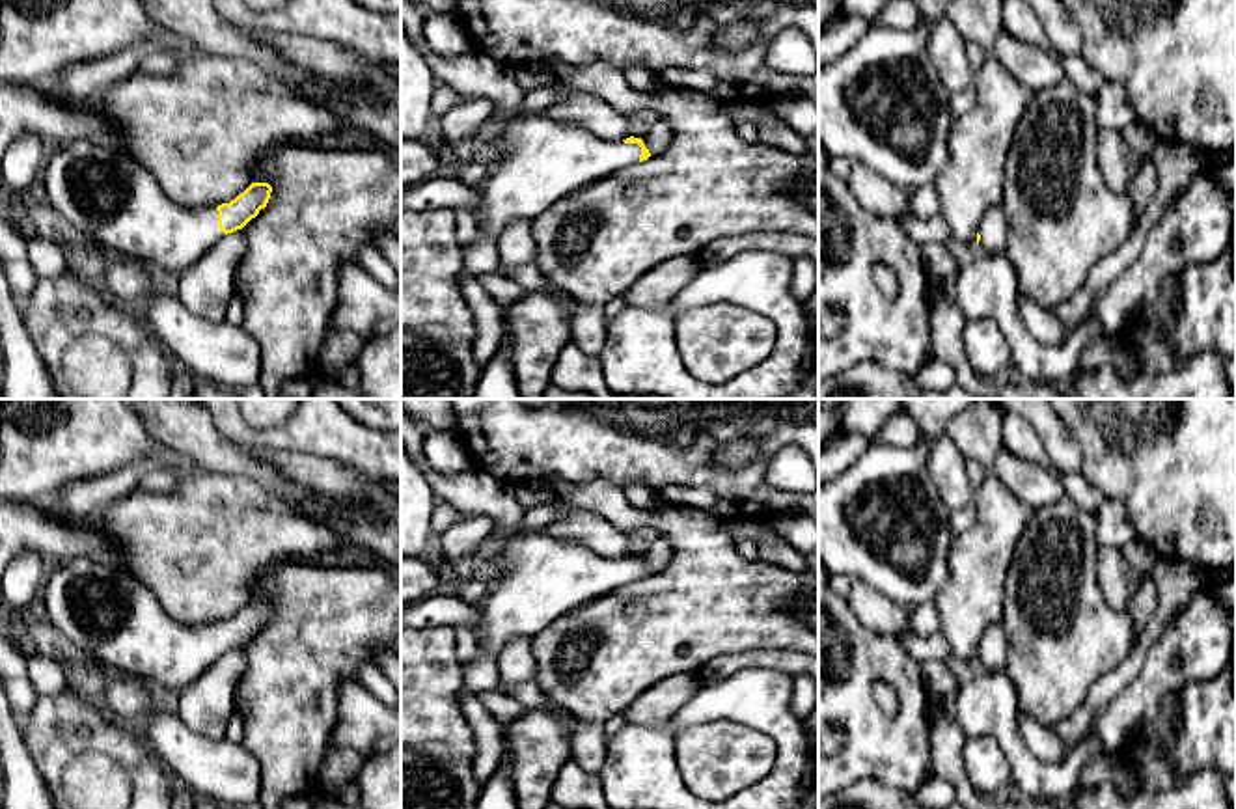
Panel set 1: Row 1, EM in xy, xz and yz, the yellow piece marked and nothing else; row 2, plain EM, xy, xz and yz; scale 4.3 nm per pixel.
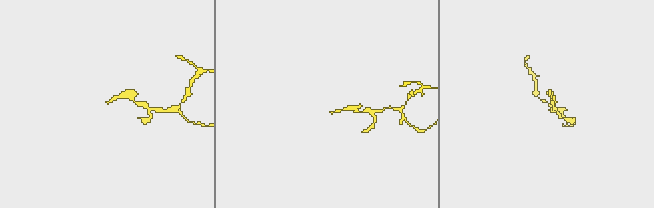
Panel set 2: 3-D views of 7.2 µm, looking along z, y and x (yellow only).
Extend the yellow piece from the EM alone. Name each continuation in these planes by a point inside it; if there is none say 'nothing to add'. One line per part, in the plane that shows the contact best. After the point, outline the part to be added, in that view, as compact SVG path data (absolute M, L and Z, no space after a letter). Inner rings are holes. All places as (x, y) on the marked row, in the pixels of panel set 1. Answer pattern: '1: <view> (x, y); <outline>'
1: xz (543, 161); M546 112L507 116L496 123L501 157L488 164L488 175L479 188L477 237L460 246L462 268L457 283L464 278L488 276L500 267L498 233L518 218L539 218L557 199L595 181L610 177L639 162L638 144L608 142L587 129L552 119Z

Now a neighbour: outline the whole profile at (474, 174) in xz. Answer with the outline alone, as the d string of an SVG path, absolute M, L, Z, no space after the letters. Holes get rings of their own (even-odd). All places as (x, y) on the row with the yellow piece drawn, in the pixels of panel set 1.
M474 162L474 164L453 164L447 171L460 183L477 188L488 175L488 170L490 168L487 164Z

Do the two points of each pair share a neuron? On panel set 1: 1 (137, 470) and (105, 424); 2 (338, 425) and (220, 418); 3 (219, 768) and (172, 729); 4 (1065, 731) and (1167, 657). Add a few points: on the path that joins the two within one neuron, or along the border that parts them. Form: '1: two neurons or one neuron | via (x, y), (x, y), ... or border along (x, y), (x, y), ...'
1: two neurons | border along (170, 465), (155, 455), (144, 455), (90, 479)
2: one neuron | via (308, 431), (286, 437), (250, 437)
3: one neuron | via (207, 765), (183, 740)
4: two neurons | border along (1139, 668), (1095, 713), (1089, 729)

